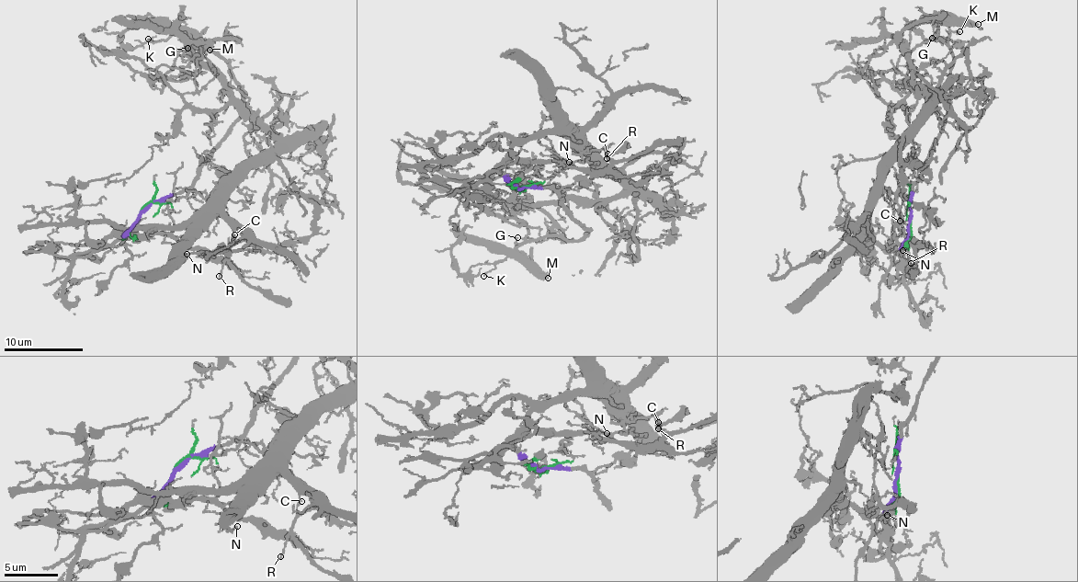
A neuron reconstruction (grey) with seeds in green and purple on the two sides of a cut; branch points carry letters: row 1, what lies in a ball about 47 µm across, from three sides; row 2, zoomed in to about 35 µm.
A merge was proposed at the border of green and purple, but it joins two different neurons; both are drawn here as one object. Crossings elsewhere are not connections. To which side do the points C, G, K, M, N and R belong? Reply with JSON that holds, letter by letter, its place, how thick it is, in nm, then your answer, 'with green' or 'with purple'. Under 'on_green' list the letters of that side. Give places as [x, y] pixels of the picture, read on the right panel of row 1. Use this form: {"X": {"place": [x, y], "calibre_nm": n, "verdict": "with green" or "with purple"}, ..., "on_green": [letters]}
{"C": {"place": [900, 221], "calibre_nm": 120, "verdict": "with green"}, "G": {"place": [932, 38], "calibre_nm": 100, "verdict": "with purple"}, "K": {"place": [959, 31], "calibre_nm": 130, "verdict": "with purple"}, "M": {"place": [978, 24], "calibre_nm": 440, "verdict": "with purple"}, "N": {"place": [902, 250], "calibre_nm": 140, "verdict": "with green"}, "R": {"place": [911, 263], "calibre_nm": 130, "verdict": "with green"}, "on_green": ["C", "N", "R"]}

